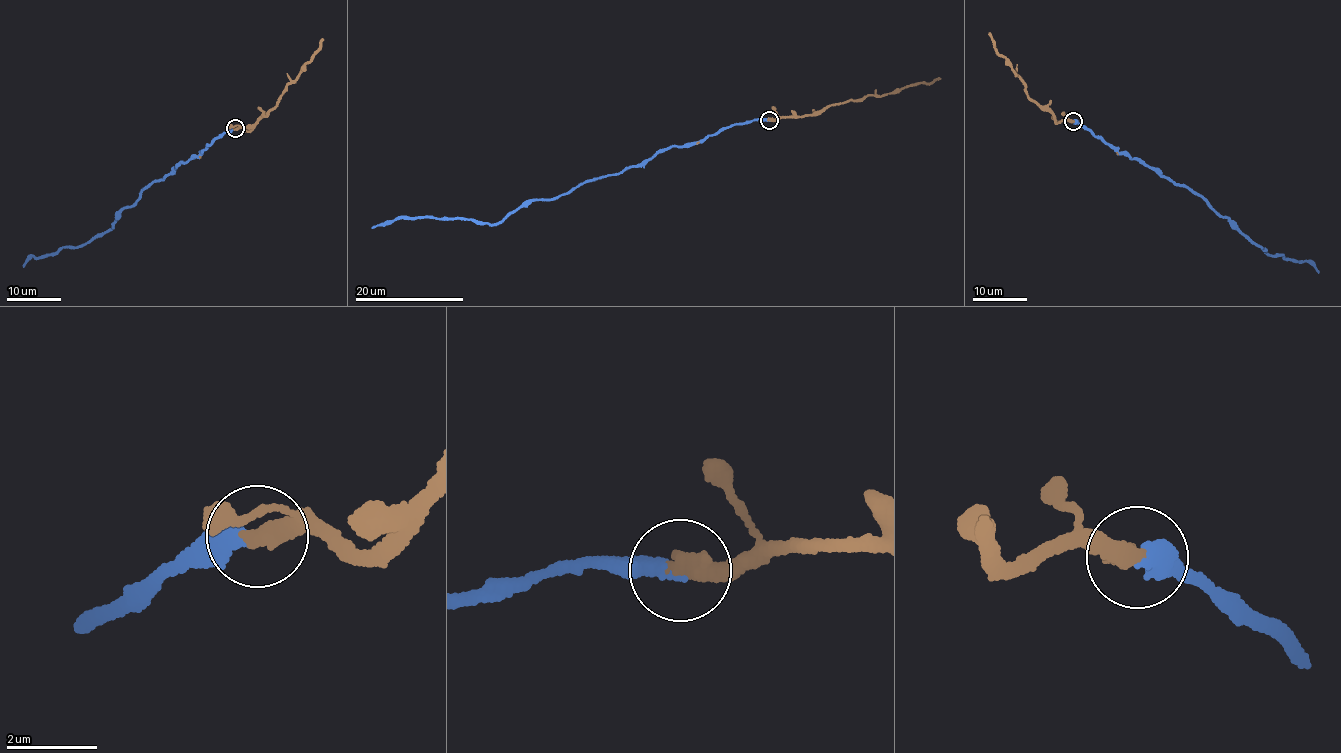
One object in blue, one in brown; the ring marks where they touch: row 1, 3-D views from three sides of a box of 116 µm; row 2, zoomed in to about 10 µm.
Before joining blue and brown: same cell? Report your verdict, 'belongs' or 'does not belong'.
belongs

